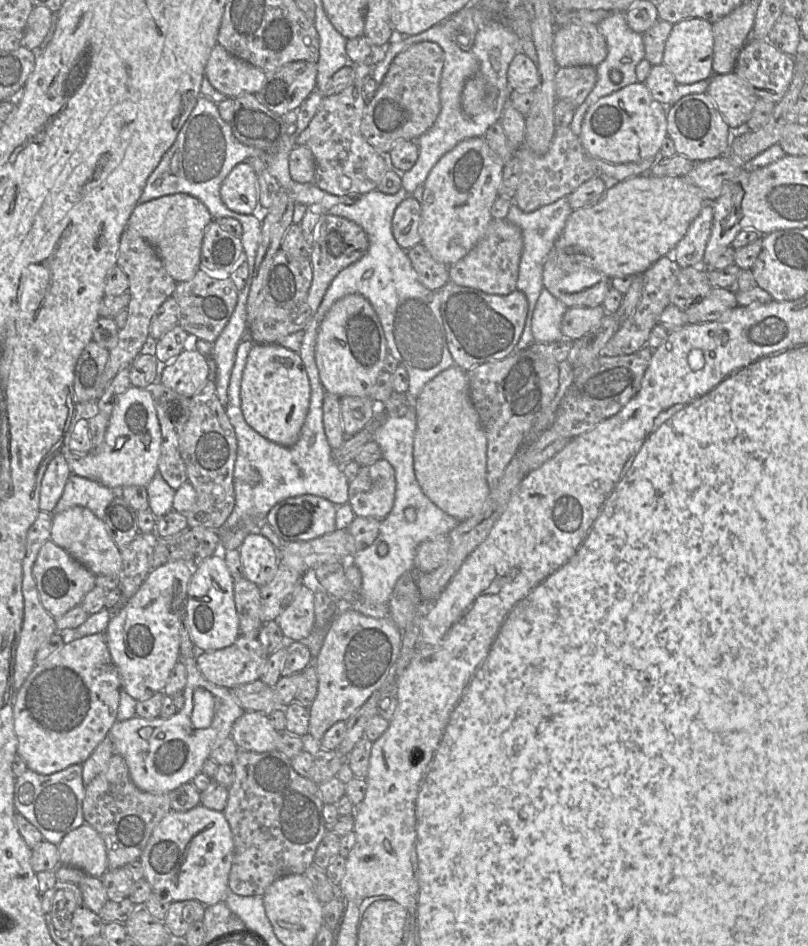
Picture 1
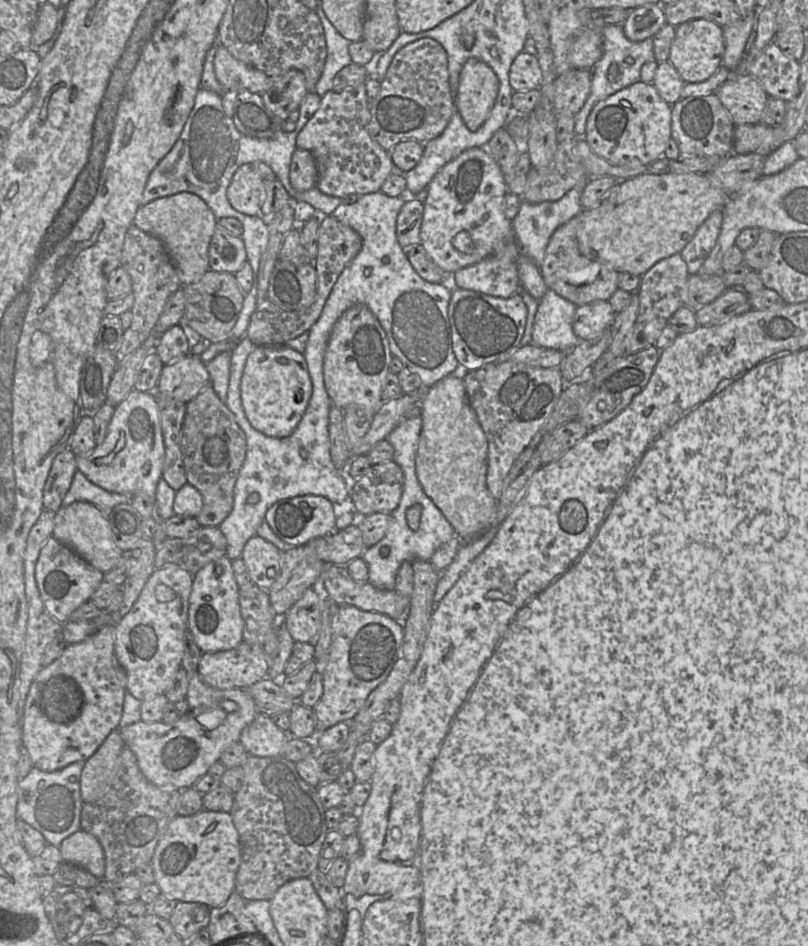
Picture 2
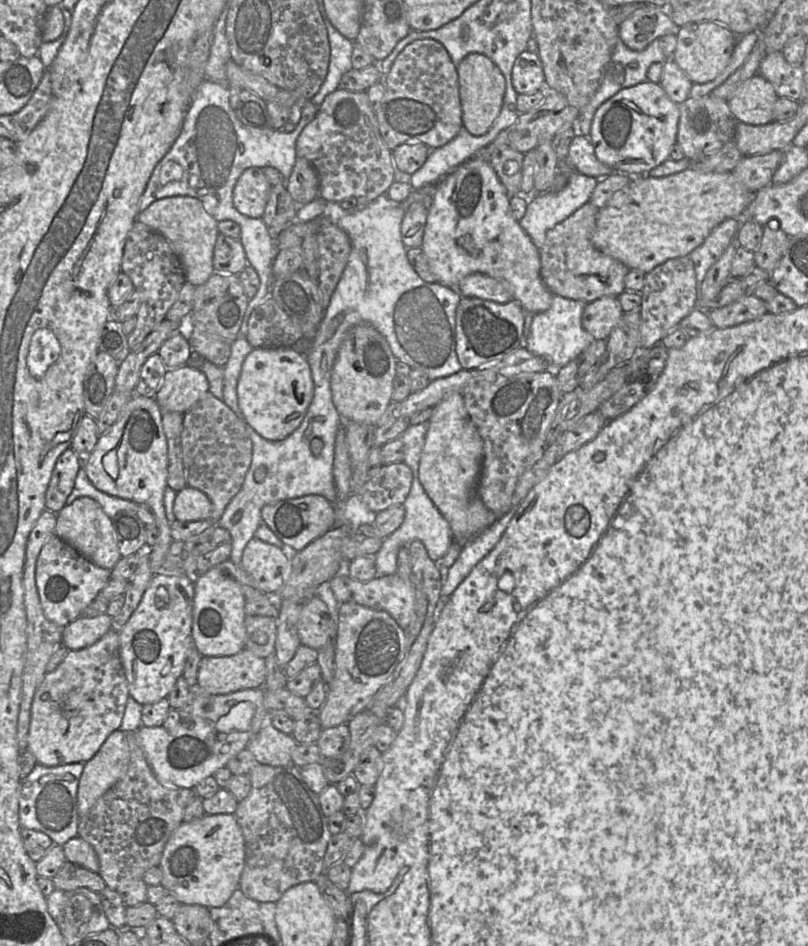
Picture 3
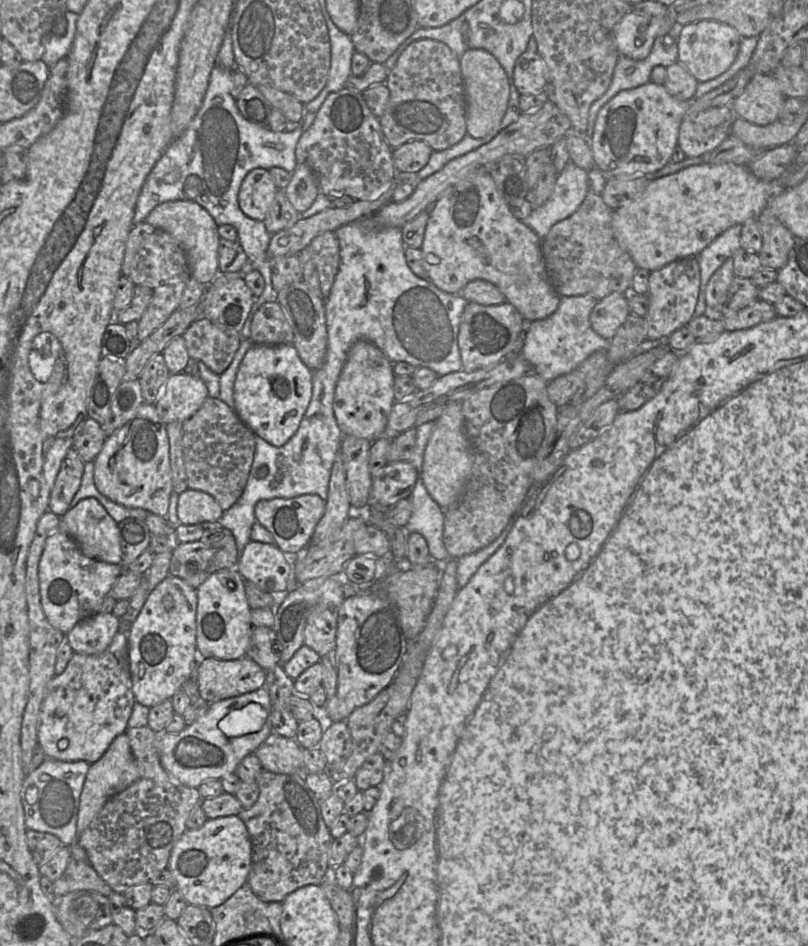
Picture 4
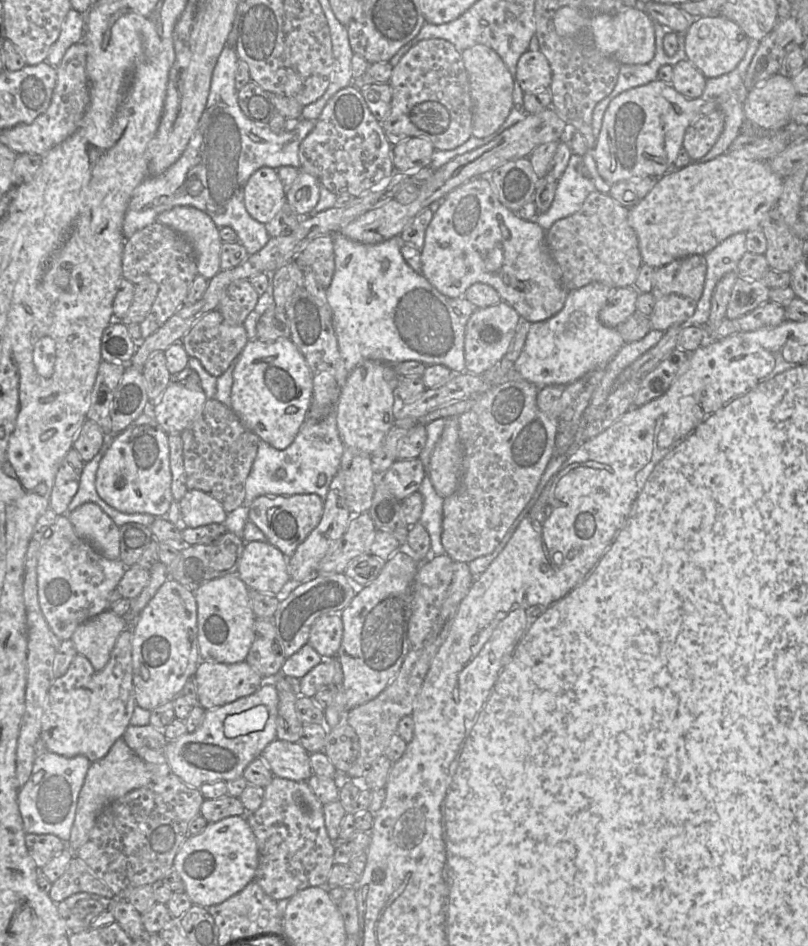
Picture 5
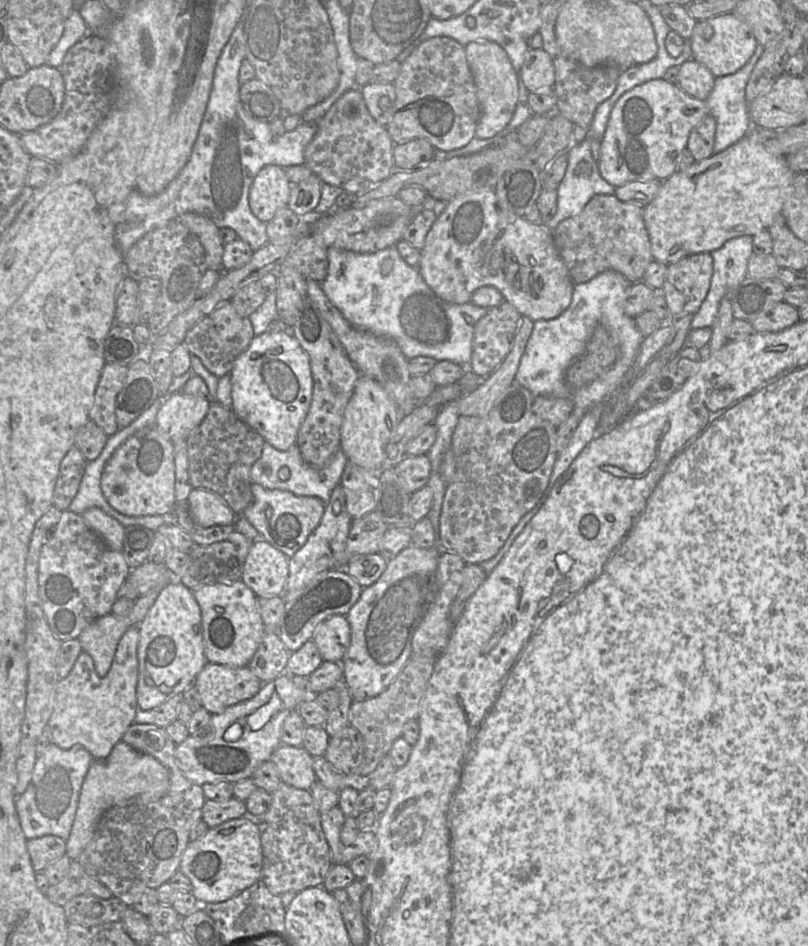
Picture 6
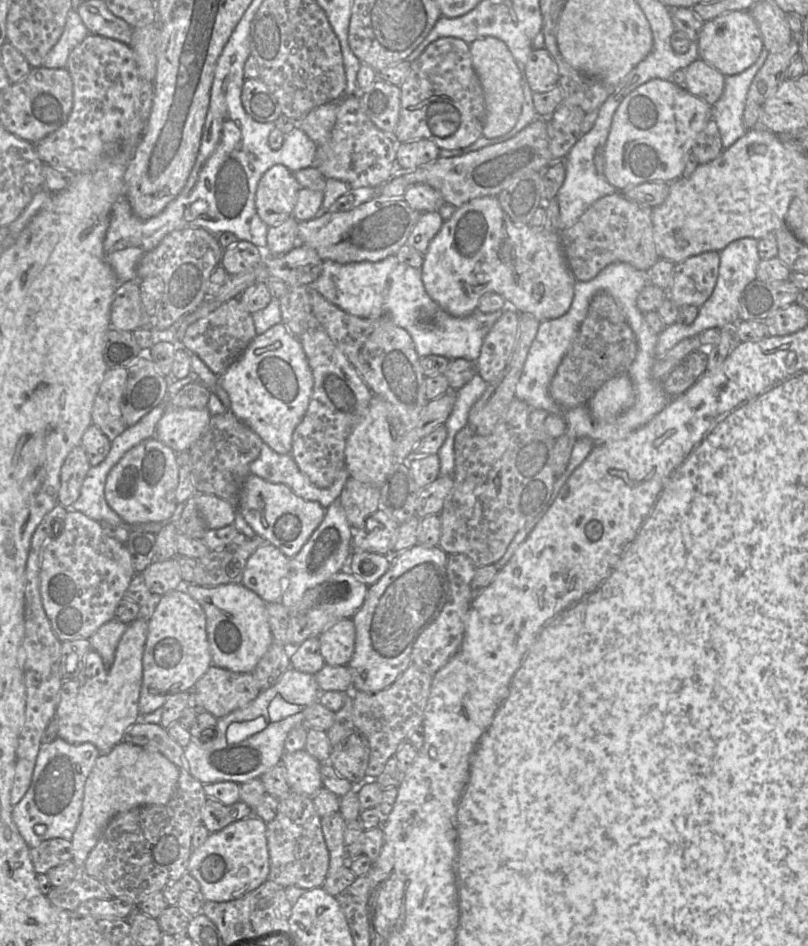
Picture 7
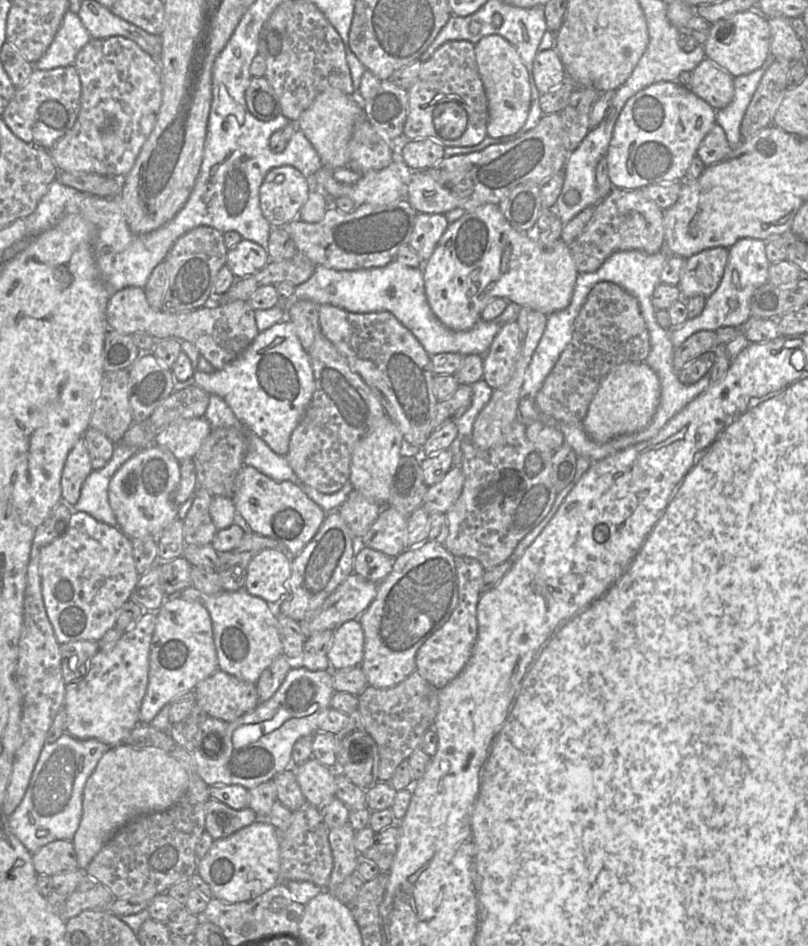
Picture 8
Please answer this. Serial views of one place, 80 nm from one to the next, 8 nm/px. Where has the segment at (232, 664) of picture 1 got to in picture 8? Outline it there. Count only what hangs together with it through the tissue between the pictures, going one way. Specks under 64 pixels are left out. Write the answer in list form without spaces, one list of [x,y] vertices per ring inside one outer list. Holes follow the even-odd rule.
[[[218,669],[196,688],[196,703],[210,717],[233,722],[259,704],[255,683],[238,679]]]

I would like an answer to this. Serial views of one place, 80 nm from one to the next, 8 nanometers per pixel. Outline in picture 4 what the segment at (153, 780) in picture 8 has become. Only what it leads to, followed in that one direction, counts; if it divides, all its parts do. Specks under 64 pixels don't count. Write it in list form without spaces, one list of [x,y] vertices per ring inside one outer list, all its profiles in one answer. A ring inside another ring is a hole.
[[[122,733],[120,735],[118,735],[110,744],[109,748],[107,749],[107,751],[104,753],[104,755],[97,760],[96,762],[90,764],[90,767],[88,769],[84,784],[83,784],[83,789],[80,795],[80,801],[79,801],[79,808],[78,808],[78,819],[77,819],[77,831],[78,831],[78,836],[79,833],[83,832],[89,825],[90,823],[93,821],[93,819],[97,816],[97,814],[99,813],[99,811],[102,809],[102,807],[104,806],[104,804],[114,795],[116,795],[117,793],[125,790],[127,787],[129,787],[130,785],[132,785],[138,778],[140,777],[140,773],[139,773],[139,768],[137,766],[137,762],[135,759],[135,756],[132,752],[130,743],[129,743],[129,739],[126,735],[126,733]]]

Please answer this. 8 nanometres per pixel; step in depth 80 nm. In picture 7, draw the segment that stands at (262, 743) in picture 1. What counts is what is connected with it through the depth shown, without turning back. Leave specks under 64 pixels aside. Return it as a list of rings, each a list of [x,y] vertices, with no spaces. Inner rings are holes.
[[[306,749],[296,752],[285,751],[281,765],[286,770],[292,792],[313,797],[323,787],[320,771],[322,764]]]

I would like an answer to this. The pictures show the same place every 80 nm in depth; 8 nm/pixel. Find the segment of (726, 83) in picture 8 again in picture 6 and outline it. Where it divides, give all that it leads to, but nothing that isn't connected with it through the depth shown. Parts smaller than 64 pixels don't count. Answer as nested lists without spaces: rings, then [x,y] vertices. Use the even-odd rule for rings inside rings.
[[[690,59],[679,67],[677,85],[688,95],[705,101],[714,87],[715,79],[704,65]]]

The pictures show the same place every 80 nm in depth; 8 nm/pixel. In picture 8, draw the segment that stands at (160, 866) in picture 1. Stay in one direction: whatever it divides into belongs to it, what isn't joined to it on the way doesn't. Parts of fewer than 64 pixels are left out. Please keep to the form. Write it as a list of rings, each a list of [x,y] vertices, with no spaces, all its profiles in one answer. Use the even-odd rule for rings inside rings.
[[[255,821],[232,835],[216,839],[197,864],[197,873],[210,886],[214,898],[226,903],[252,900],[280,882],[278,830],[270,823]]]

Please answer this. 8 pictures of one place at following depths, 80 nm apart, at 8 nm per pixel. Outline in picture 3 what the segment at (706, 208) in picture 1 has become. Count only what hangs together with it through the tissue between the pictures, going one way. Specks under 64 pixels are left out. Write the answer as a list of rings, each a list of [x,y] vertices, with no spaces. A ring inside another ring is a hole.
[[[726,219],[717,225],[703,243],[694,249],[688,256],[695,268],[698,284],[698,299],[701,284],[710,267],[718,261],[724,251],[733,242],[736,242],[737,232],[740,228],[740,219]]]

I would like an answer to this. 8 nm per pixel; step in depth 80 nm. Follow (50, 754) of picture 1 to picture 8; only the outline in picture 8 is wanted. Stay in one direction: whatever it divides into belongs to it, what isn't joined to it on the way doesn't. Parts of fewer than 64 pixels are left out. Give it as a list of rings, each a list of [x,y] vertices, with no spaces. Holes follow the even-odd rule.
[[[144,611],[141,617],[109,649],[100,649],[89,661],[86,675],[79,681],[66,684],[63,709],[66,712],[66,731],[81,740],[95,738],[110,747],[124,741],[140,723],[139,713],[149,677],[150,644],[157,622],[156,611]]]

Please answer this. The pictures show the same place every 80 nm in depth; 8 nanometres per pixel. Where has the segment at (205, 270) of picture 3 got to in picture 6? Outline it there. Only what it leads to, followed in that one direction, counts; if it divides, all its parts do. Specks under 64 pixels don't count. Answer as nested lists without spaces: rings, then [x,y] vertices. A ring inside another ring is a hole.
[[[191,212],[181,214],[175,221],[181,223],[199,238],[205,251],[207,268],[221,271],[224,245],[219,238],[220,229],[210,219]]]

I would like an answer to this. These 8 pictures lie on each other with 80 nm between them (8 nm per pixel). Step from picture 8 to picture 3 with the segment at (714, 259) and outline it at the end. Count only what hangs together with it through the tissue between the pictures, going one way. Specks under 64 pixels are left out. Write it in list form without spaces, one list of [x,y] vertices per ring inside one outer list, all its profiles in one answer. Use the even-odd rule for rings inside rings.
[[[687,256],[669,259],[663,264],[655,267],[646,274],[645,284],[641,292],[641,327],[639,339],[639,351],[641,349],[649,349],[653,346],[661,344],[662,339],[676,328],[682,319],[690,314],[690,312],[698,307],[698,284],[693,261]]]

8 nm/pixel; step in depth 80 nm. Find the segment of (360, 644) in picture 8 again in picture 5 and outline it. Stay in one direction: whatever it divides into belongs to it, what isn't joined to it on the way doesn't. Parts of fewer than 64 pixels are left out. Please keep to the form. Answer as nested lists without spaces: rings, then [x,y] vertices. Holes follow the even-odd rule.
[[[339,614],[320,616],[313,624],[309,644],[323,659],[336,659],[342,642],[343,622]]]

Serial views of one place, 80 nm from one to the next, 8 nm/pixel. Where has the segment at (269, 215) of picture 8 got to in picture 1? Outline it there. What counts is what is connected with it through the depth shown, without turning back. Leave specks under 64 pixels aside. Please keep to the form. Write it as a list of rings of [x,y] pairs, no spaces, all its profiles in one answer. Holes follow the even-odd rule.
[[[239,163],[230,171],[221,184],[220,197],[233,212],[255,214],[259,209],[258,179],[249,163]]]

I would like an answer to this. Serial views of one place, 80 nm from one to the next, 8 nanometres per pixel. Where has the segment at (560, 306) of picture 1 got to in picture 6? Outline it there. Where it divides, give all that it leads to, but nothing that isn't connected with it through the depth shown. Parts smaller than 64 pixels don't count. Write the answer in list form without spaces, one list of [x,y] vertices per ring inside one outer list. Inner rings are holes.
[[[606,270],[587,282],[576,284],[573,290],[572,301],[561,315],[554,319],[534,322],[532,333],[520,359],[515,375],[515,382],[528,389],[534,396],[547,395],[556,398],[571,399],[573,402],[572,412],[577,418],[582,418],[593,405],[604,402],[618,389],[625,389],[629,383],[629,377],[634,375],[634,370],[632,372],[631,370],[639,353],[641,343],[646,338],[637,328],[634,318],[624,313],[623,304],[626,291],[631,284],[621,273],[614,270]],[[598,325],[604,326],[617,344],[619,348],[618,357],[615,363],[598,379],[576,390],[572,390],[565,382],[566,371],[576,359],[585,353],[586,344]]]

